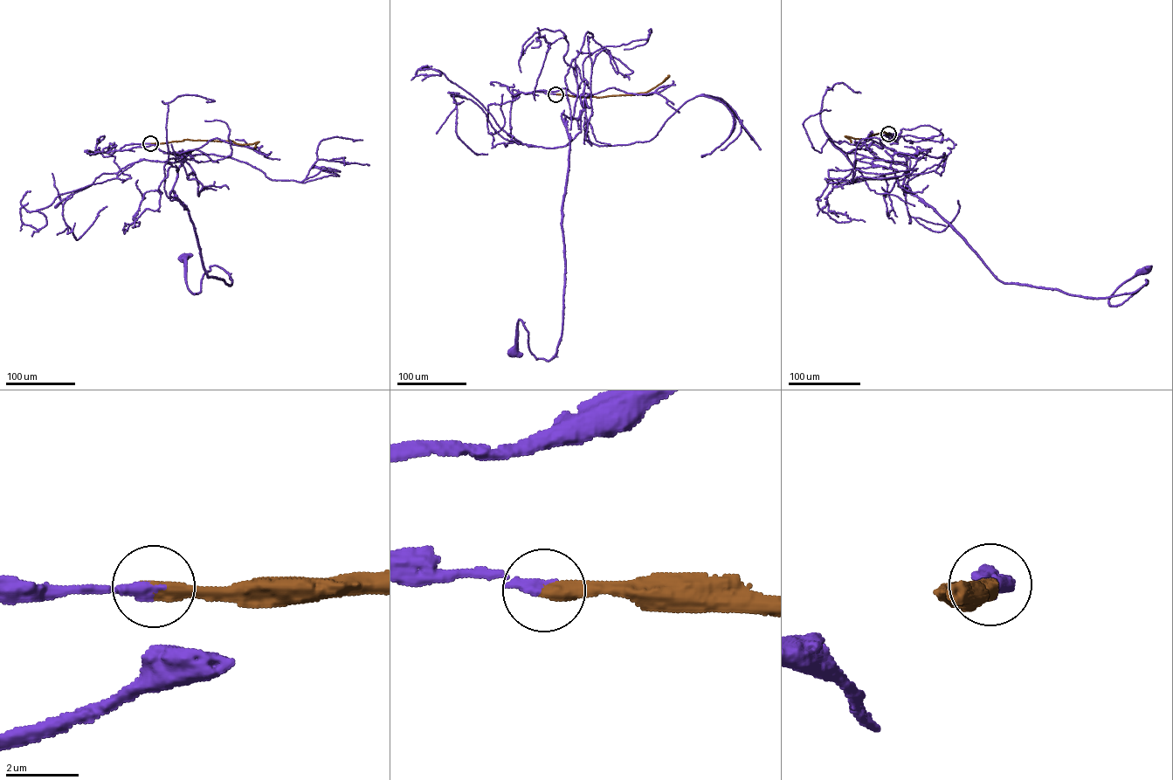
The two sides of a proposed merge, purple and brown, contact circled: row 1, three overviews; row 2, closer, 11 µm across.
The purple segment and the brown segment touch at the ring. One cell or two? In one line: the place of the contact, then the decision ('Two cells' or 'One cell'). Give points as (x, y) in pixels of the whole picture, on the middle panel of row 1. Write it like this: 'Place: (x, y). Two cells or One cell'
Place: (555, 94). One cell

